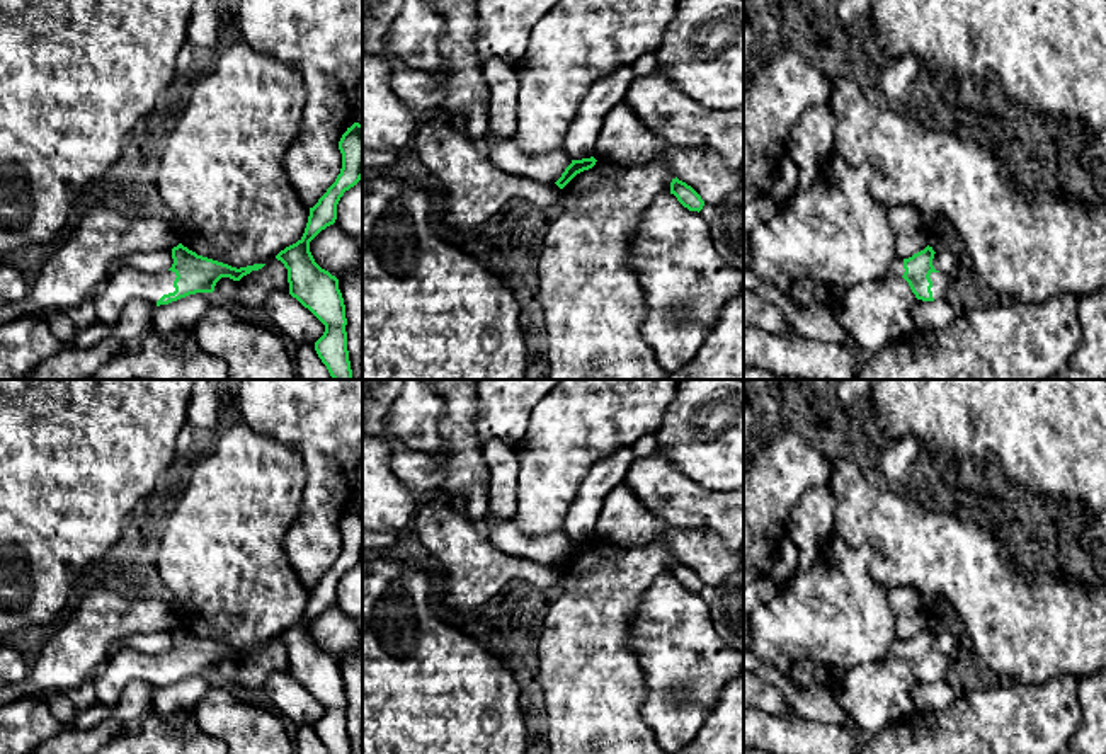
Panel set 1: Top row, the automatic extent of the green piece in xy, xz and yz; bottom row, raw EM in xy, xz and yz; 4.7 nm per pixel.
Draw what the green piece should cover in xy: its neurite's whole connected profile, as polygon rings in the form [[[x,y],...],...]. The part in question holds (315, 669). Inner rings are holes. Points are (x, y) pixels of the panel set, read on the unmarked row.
[[[354,504],[339,523],[342,550],[335,563],[310,589],[303,618],[281,631],[276,640],[288,650],[289,676],[308,689],[323,706],[323,717],[315,732],[328,754],[352,754],[347,732],[347,700],[339,660],[322,650],[311,633],[310,623],[337,601],[337,585],[345,572],[362,560],[362,506]]]

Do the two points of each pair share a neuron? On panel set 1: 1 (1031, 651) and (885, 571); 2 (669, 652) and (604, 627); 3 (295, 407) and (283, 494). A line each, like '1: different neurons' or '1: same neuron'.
1: same neuron
2: different neurons
3: different neurons

